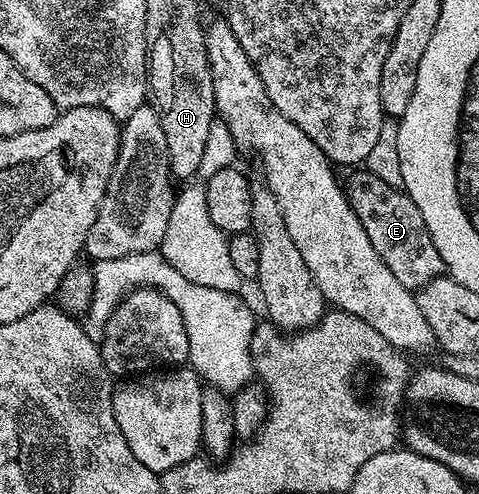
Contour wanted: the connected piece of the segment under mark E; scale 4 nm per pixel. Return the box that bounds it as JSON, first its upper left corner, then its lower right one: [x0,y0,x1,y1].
[347,170,445,290]

